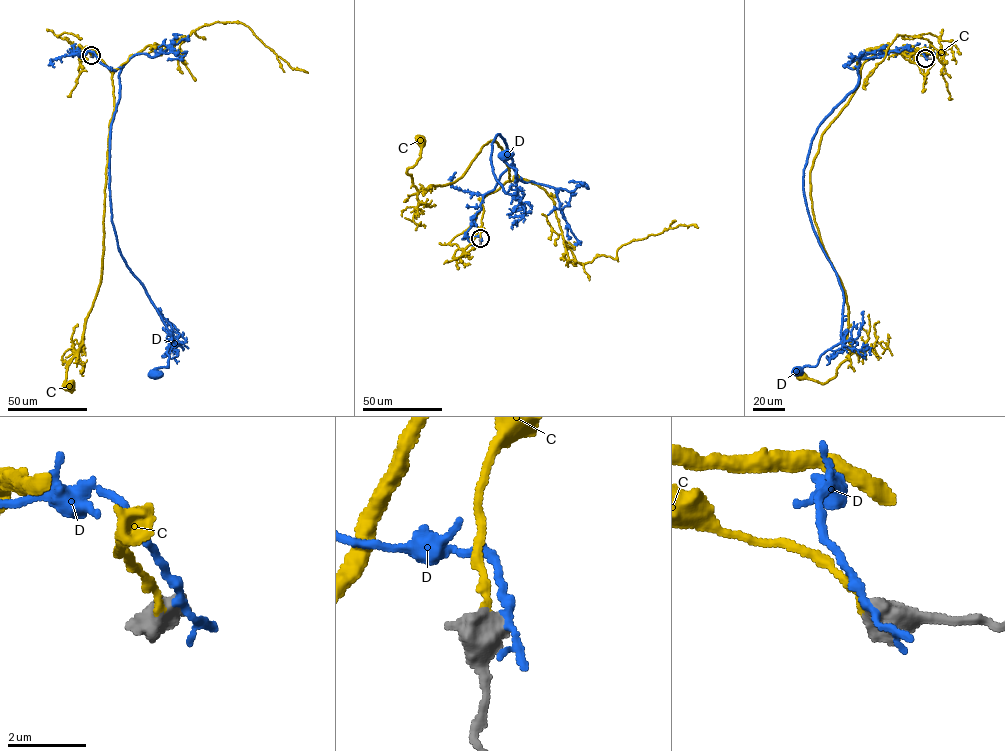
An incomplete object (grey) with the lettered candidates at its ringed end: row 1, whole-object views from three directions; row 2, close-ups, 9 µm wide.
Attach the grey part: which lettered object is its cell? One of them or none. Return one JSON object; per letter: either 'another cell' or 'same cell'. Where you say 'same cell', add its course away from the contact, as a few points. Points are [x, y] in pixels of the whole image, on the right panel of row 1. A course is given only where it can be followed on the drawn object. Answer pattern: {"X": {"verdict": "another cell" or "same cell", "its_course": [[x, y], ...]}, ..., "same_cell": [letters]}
{"C": {"verdict": "same cell", "its_course": [[925, 58], [878, 47], [821, 136], [810, 172], [812, 210], [844, 291], [853, 352], [828, 381], [799, 375]]}, "D": {"verdict": "another cell"}, "same_cell": ["C"]}

